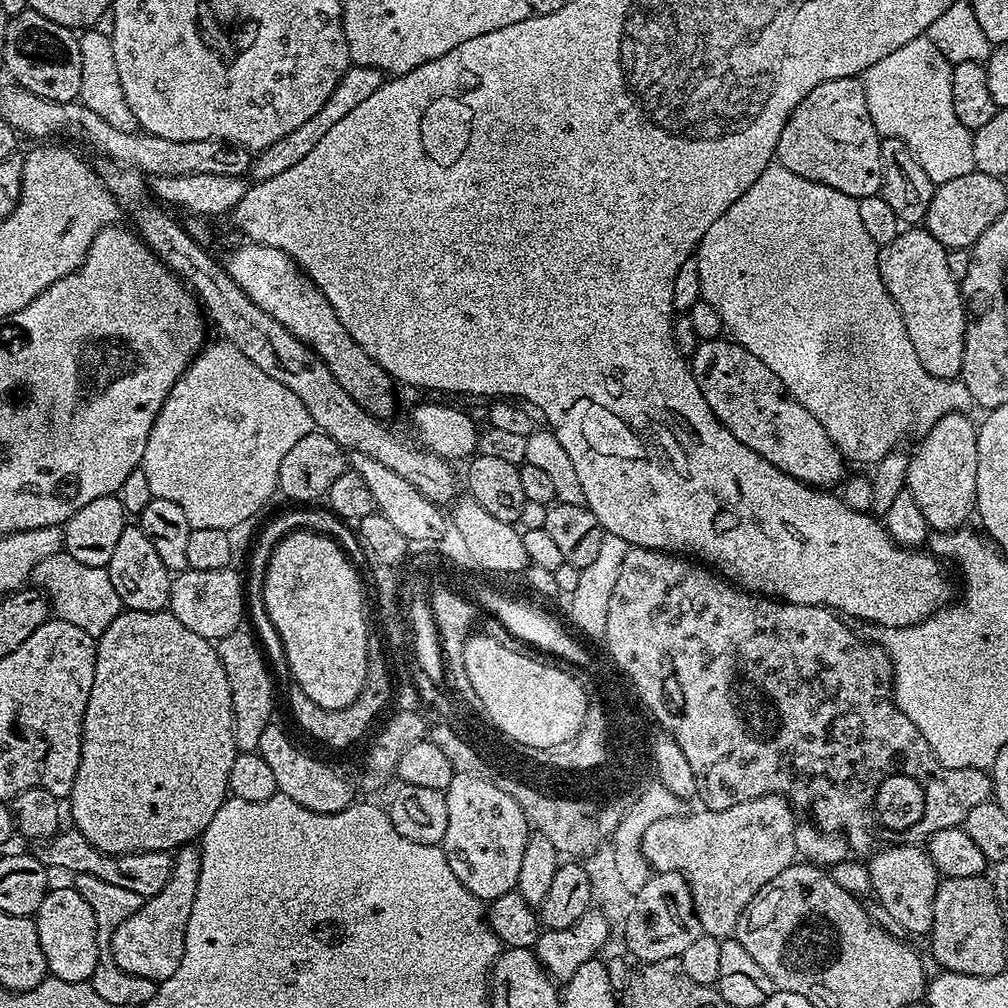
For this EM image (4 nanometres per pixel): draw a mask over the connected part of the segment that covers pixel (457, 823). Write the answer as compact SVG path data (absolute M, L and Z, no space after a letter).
M462 772L453 775L444 797L448 817L442 847L446 862L450 862L450 870L454 870L454 878L458 878L458 882L462 882L462 886L466 886L466 890L470 890L470 894L474 894L482 902L513 891L518 882L518 869L522 866L522 850L526 850L530 835L529 822L518 802L486 777Z

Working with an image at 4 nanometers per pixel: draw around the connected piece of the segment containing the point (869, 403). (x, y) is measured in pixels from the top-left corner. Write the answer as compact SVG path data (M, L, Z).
M779 162L768 164L766 170L758 174L754 186L750 186L750 190L746 190L746 194L742 194L742 198L738 198L738 202L734 202L734 206L730 206L730 210L726 210L726 214L722 214L722 218L718 218L714 226L710 226L710 230L706 230L694 253L700 279L700 295L706 302L710 302L710 306L714 306L714 310L718 310L718 318L722 318L725 333L743 348L750 350L750 354L766 362L766 366L770 366L774 374L778 374L782 386L786 386L789 394L799 404L806 406L806 410L810 410L810 414L814 414L818 422L822 422L822 430L830 434L830 442L834 442L845 461L852 463L853 460L856 464L868 464L867 466L875 466L882 456L897 451L903 445L900 443L911 432L926 433L939 420L946 418L946 414L967 413L973 407L972 395L970 390L966 390L963 380L943 380L932 376L926 366L918 362L918 353L910 343L910 334L906 334L906 322L902 322L902 314L882 282L882 274L878 270L879 257L878 245L874 238L870 238L870 233L858 215L858 199L830 186L812 184L806 178L794 174L794 170L786 170L786 166Z

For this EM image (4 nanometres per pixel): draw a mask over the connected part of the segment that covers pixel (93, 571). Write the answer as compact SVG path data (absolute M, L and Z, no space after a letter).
M63 550L40 561L34 568L32 580L44 592L57 619L70 622L93 638L101 636L123 609L107 568L83 565Z

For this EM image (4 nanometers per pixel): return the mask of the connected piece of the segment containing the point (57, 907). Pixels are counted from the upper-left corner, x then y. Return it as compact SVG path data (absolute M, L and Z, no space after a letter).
M53 887L42 898L35 914L38 942L48 963L48 972L62 982L91 981L99 962L100 950L96 941L94 913L75 887Z

